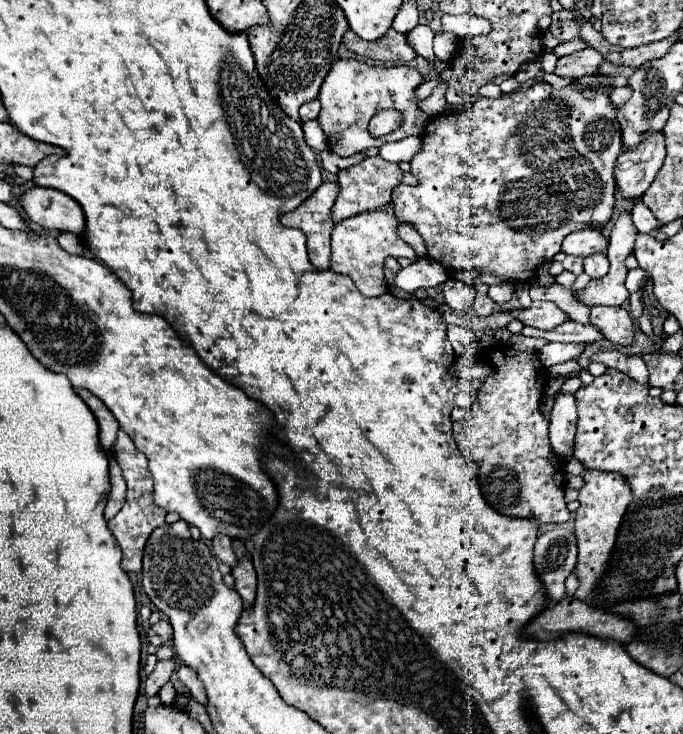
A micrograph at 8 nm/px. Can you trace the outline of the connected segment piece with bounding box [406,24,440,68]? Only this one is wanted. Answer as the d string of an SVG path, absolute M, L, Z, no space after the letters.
M418 24L412 32L406 34L406 42L414 48L414 52L420 54L426 60L432 60L434 68L436 68L436 64L440 66L440 60L432 52L432 38L434 38L434 32L428 26L424 26L424 24Z

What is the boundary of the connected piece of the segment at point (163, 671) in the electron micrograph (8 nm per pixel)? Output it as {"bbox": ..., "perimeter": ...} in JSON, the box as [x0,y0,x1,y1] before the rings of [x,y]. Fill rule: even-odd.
{"bbox":[146,658,176,696],"perimeter":[[[170,658],[170,660],[158,660],[154,672],[146,680],[146,694],[148,696],[158,694],[158,690],[170,680],[174,668],[176,668],[176,660],[174,658]]]}

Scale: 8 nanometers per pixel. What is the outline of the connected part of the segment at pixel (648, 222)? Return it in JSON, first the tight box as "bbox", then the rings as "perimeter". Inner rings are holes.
{"bbox":[632,202,658,234],"perimeter":[[[642,202],[634,204],[632,220],[634,220],[636,230],[638,230],[638,232],[644,232],[644,234],[648,234],[648,232],[652,232],[652,230],[656,230],[656,228],[658,228],[658,224],[656,224],[656,220],[654,220],[652,212],[648,212],[648,208],[646,208]]]}

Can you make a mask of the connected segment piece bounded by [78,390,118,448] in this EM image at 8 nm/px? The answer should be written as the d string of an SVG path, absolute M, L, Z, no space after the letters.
M78 390L78 396L86 402L86 406L92 410L92 414L96 416L96 422L98 422L98 438L100 438L100 444L104 448L110 448L116 440L116 432L118 432L118 424L116 424L116 418L112 416L112 412L108 412L108 408L104 408L102 400L92 396L88 390Z

